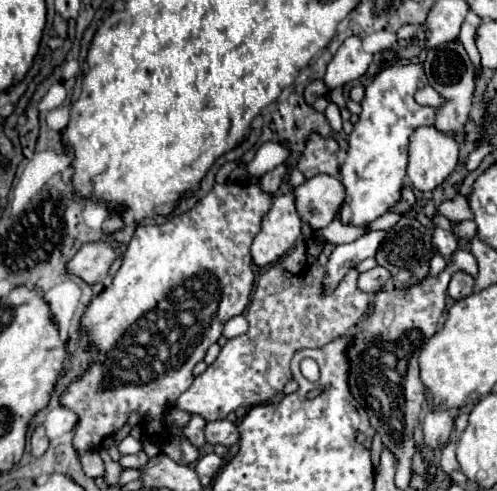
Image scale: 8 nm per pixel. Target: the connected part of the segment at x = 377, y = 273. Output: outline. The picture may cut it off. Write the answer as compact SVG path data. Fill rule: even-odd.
M374 266L372 270L366 270L366 272L360 272L358 276L358 288L372 294L376 292L376 288L380 288L386 280L388 280L388 270L382 268L382 266Z

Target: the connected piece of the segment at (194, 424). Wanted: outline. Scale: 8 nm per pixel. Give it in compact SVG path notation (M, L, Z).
M192 416L190 424L182 430L184 436L188 436L188 440L192 440L192 444L196 444L196 448L202 448L204 446L204 426L206 426L206 420L200 420L200 416Z

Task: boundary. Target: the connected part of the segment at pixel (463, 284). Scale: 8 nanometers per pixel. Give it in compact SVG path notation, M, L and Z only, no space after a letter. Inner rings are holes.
M456 272L448 284L448 296L454 300L470 296L474 290L474 278L468 276L466 272Z

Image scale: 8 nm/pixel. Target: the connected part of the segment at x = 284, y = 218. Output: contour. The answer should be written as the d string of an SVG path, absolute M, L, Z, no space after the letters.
M292 192L276 196L272 208L262 216L260 232L252 242L252 260L256 266L270 266L294 246L300 236L300 216Z

